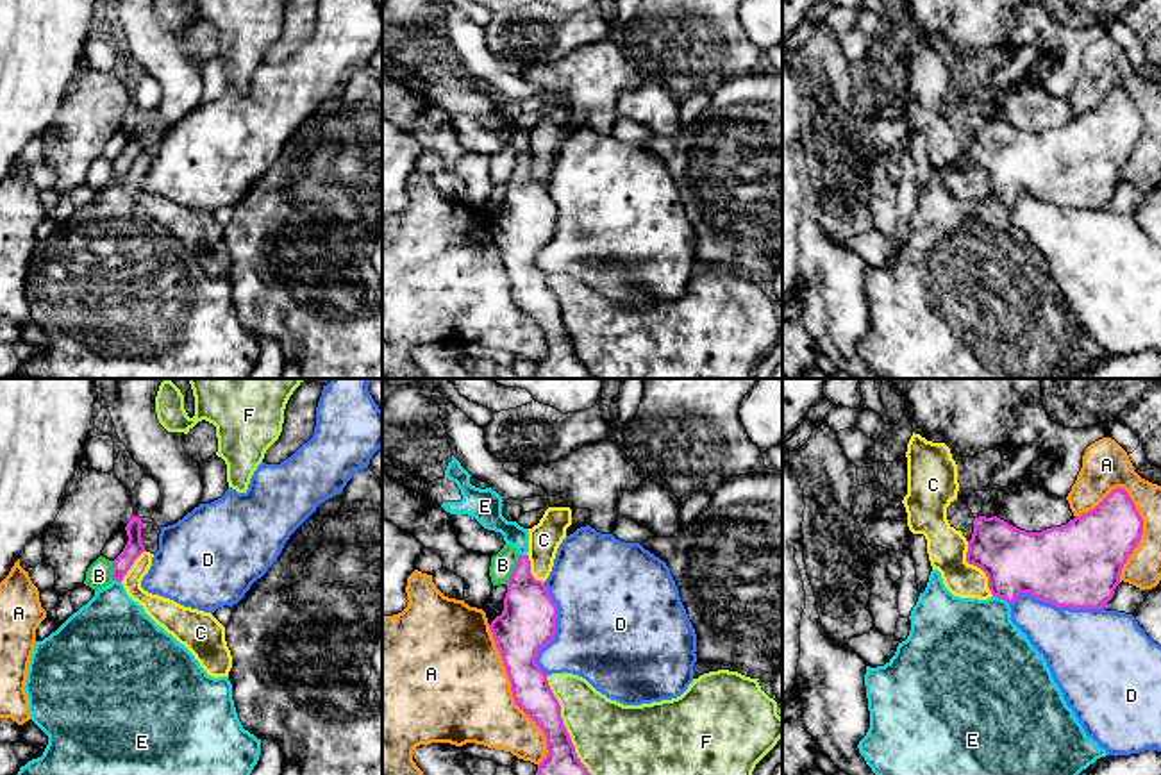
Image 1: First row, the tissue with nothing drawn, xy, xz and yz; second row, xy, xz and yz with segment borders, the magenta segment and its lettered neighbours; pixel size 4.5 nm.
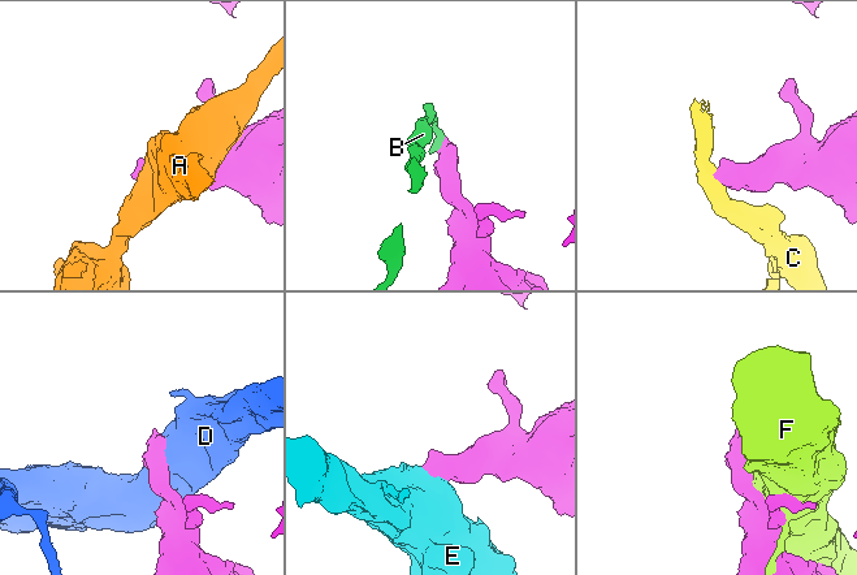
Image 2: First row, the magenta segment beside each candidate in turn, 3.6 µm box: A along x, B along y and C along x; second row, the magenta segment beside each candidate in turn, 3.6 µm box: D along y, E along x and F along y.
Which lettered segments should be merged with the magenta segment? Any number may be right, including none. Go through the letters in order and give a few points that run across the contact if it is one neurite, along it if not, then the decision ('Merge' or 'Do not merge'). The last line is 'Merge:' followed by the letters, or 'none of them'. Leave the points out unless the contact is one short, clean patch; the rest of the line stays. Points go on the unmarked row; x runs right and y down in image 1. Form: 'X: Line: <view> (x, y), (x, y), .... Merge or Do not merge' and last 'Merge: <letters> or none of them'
A: Do not merge
B: Line: xz (518, 156), (506, 184). Do not merge
C: Line: yz (967, 141), (967, 161), (985, 174), (986, 186), (993, 195). Do not merge
D: Do not merge
E: Line: yz (1045, 165), (1033, 168), (1002, 199), (972, 245). Merge
F: Do not merge
Merge: E

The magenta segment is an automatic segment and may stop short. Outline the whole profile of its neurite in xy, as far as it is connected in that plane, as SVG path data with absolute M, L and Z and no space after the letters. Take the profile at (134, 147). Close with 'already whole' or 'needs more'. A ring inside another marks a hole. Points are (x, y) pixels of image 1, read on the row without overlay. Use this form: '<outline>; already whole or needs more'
M141 118L125 127L129 141L113 161L113 182L73 212L55 232L36 241L25 282L30 320L48 336L41 357L16 379L248 379L261 355L261 339L243 329L229 277L211 277L195 255L134 202L121 180L146 152Z; needs more

